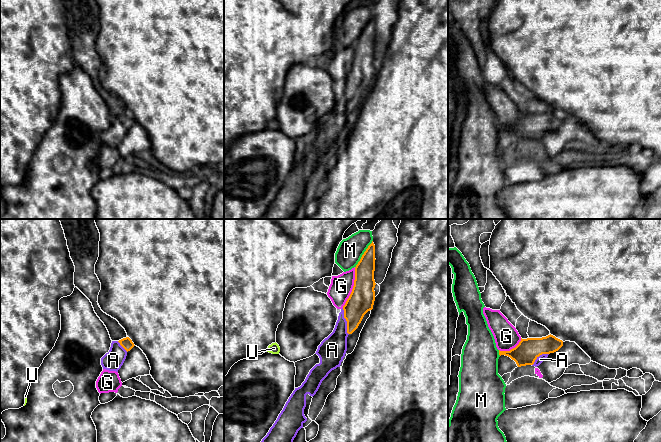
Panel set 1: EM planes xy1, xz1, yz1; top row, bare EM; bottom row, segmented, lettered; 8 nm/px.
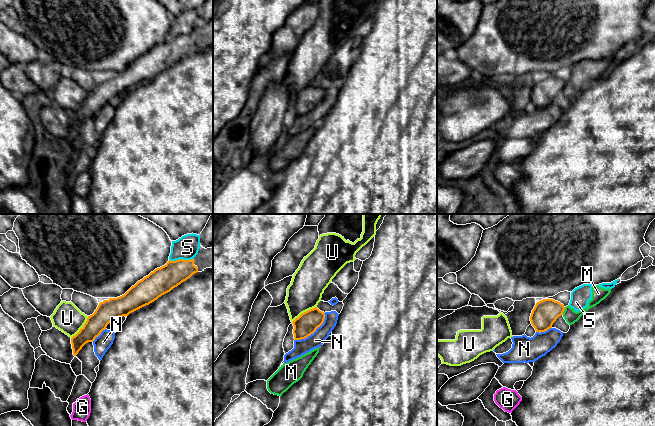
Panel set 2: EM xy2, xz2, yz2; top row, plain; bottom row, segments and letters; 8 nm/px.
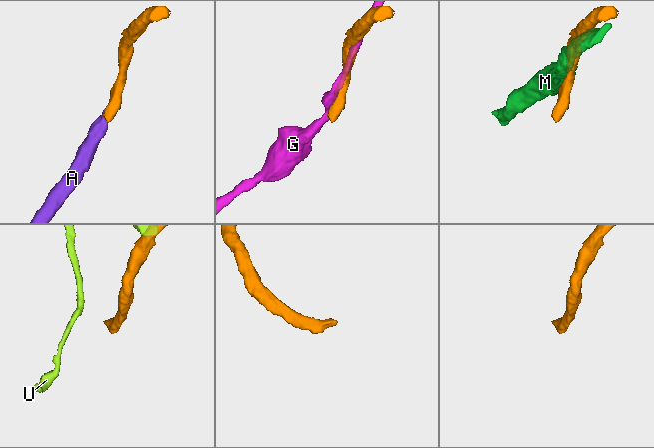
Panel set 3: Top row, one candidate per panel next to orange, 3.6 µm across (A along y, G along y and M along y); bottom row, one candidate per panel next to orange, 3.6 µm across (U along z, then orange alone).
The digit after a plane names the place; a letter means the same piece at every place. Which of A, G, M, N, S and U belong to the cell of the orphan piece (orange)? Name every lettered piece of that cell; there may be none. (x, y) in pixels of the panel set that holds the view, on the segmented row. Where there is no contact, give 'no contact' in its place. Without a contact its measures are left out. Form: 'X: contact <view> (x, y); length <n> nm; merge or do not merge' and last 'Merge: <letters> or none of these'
A: contact xz1 (346, 320); length 220 nm; merge
G: contact xz1 (353, 287); length 340 nm; do not merge
M: contact xz1 (363, 254); length 260 nm; do not merge
N: contact xz2 (313, 332); length 320 nm; do not merge
S: contact xy2 (181, 259); length 200 nm; do not merge
U: contact xz2 (304, 312); length 240 nm; do not merge
Merge: A

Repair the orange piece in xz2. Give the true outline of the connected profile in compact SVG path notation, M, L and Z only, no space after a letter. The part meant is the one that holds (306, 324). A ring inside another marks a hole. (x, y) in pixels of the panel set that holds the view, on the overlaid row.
M317 307L302 313L292 322L294 326L294 339L301 340L310 336L323 324L324 319L324 312L320 311Z

